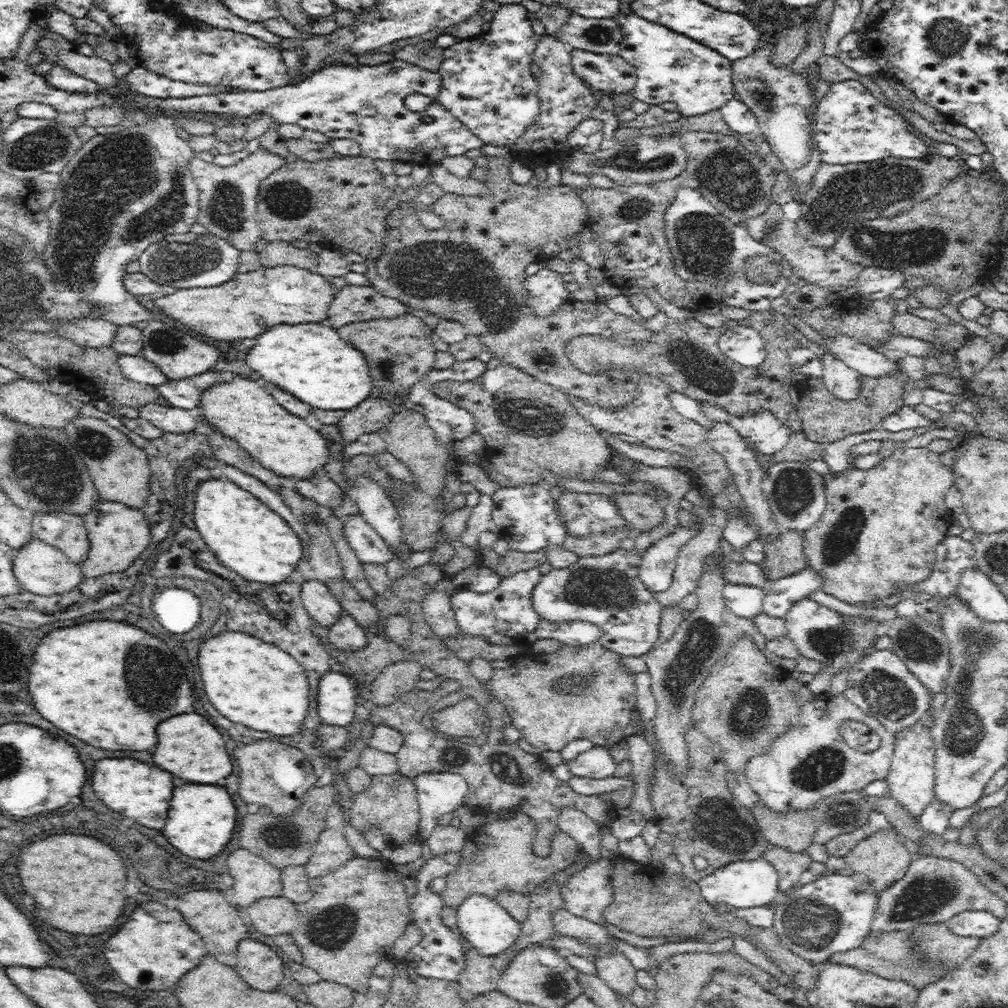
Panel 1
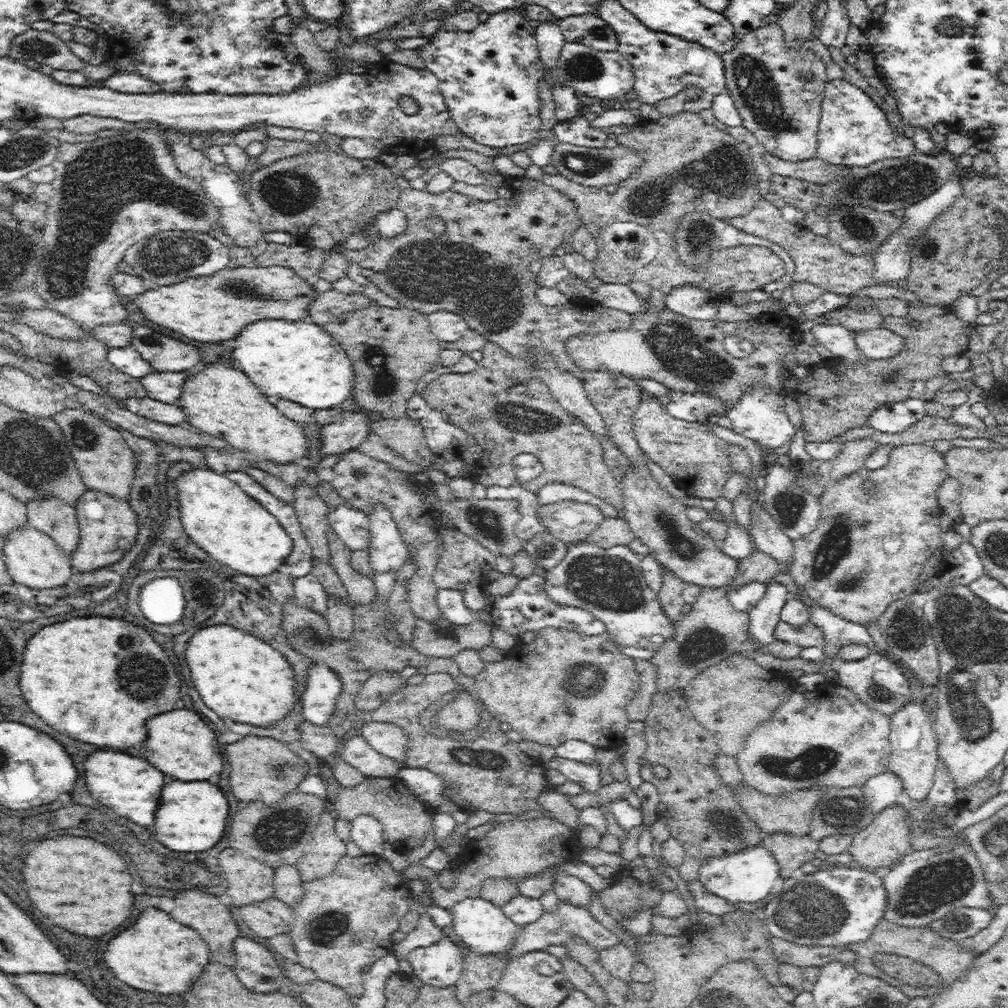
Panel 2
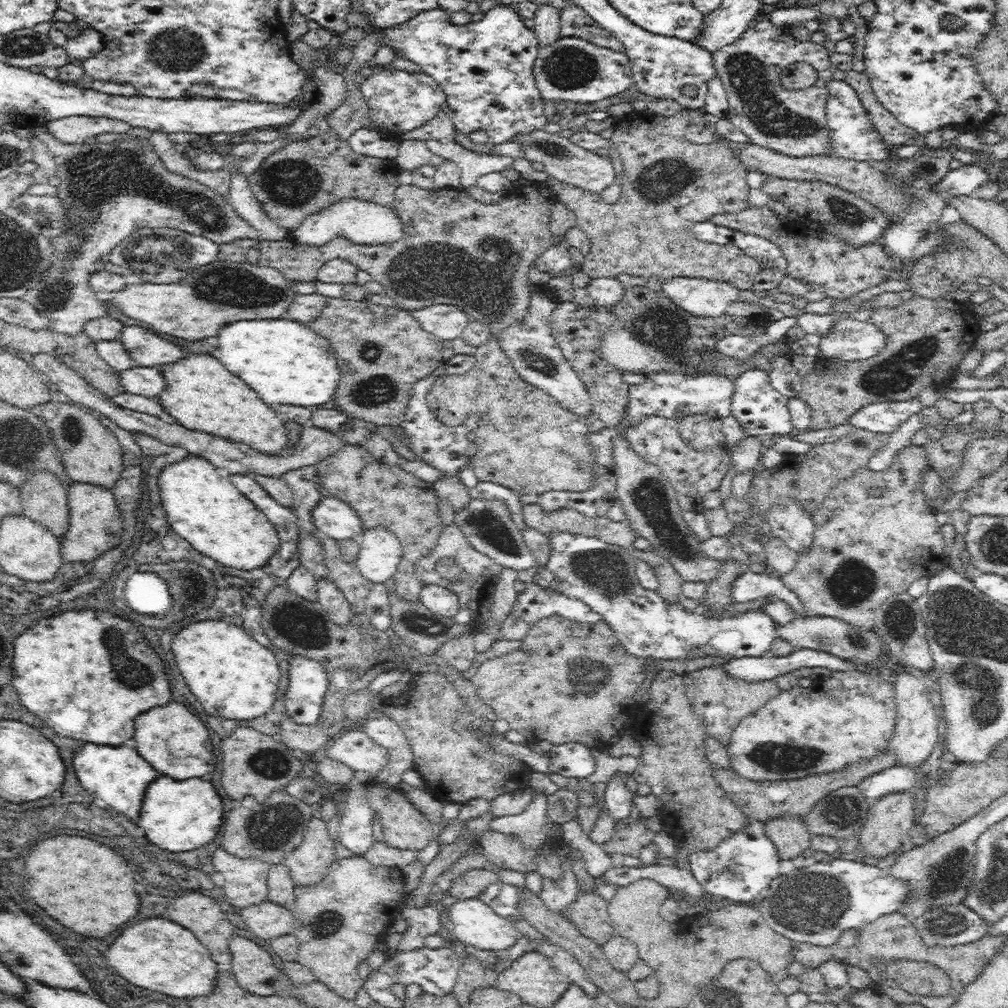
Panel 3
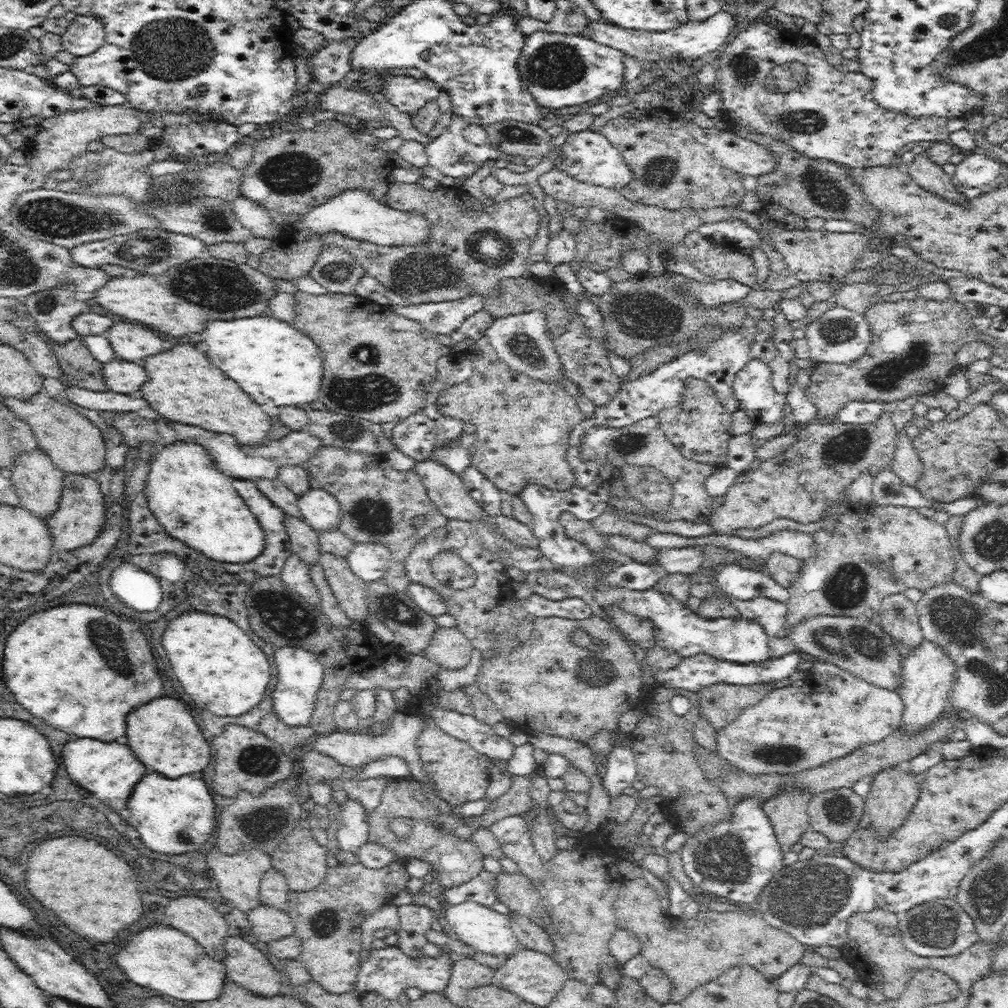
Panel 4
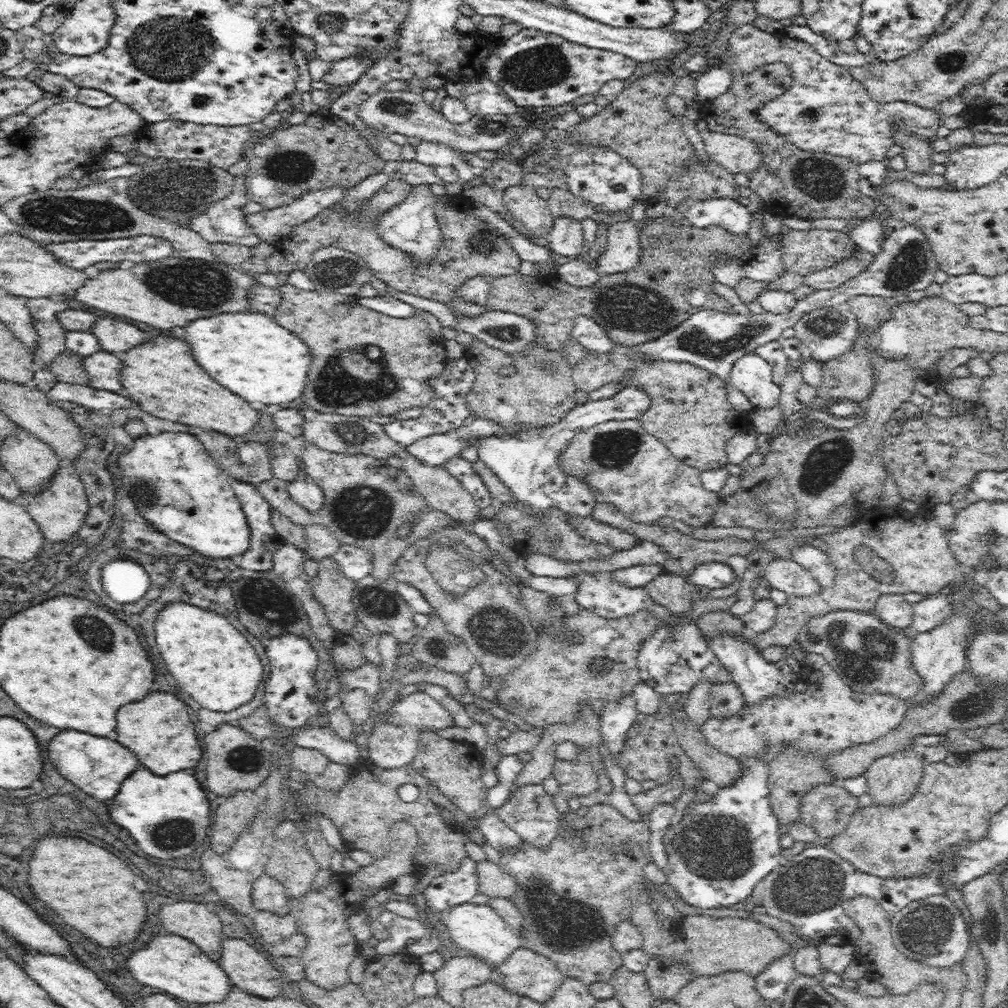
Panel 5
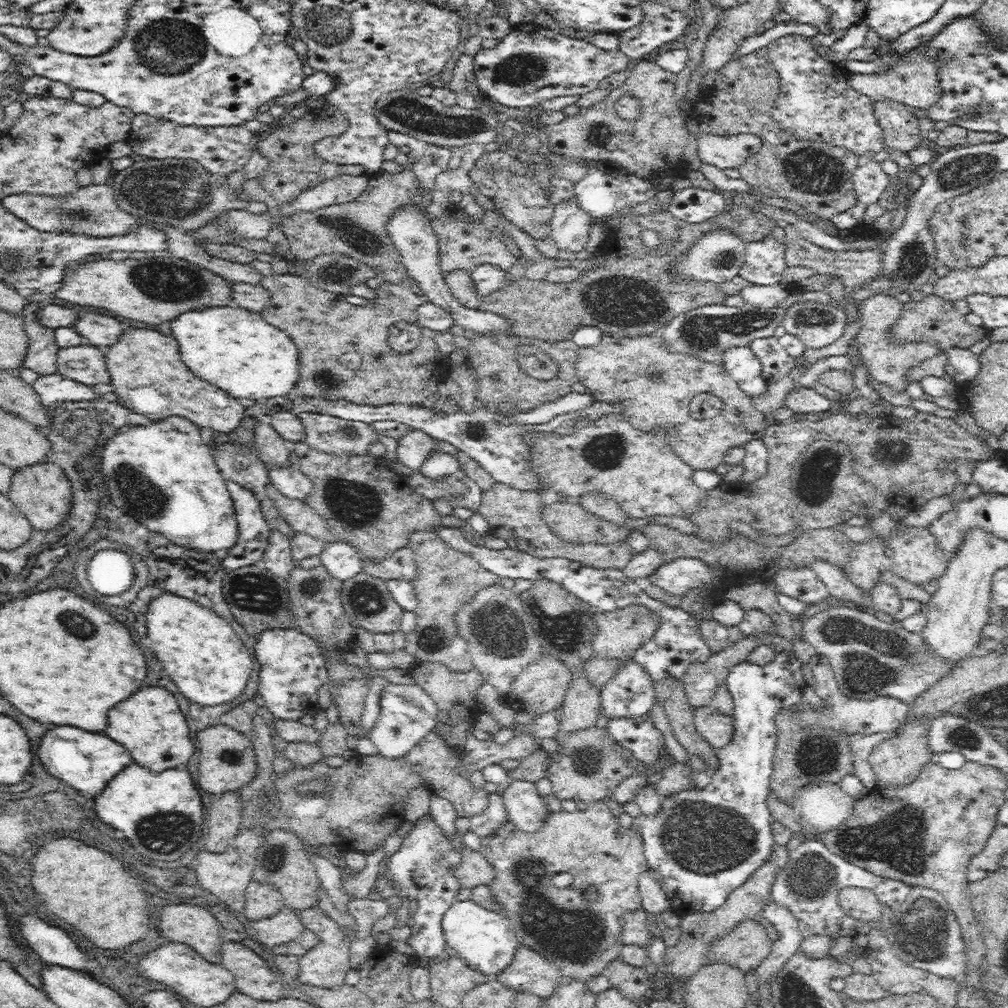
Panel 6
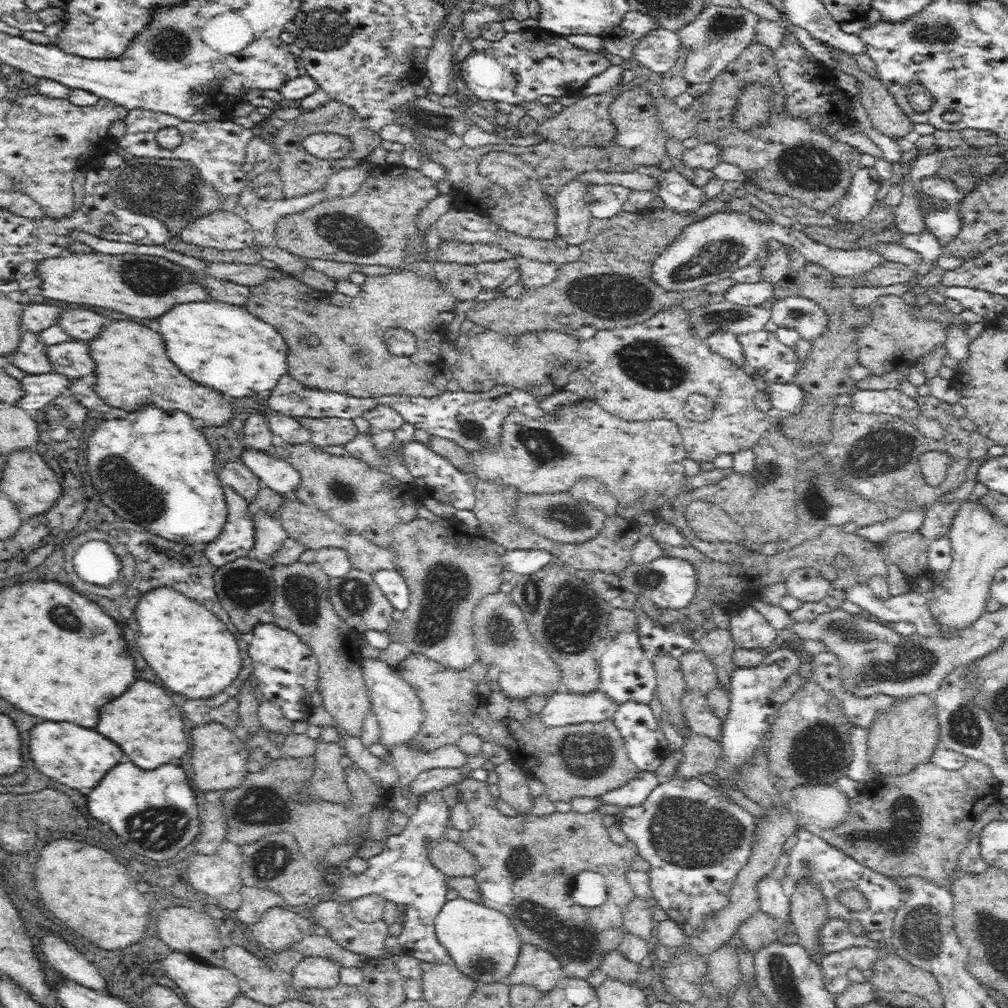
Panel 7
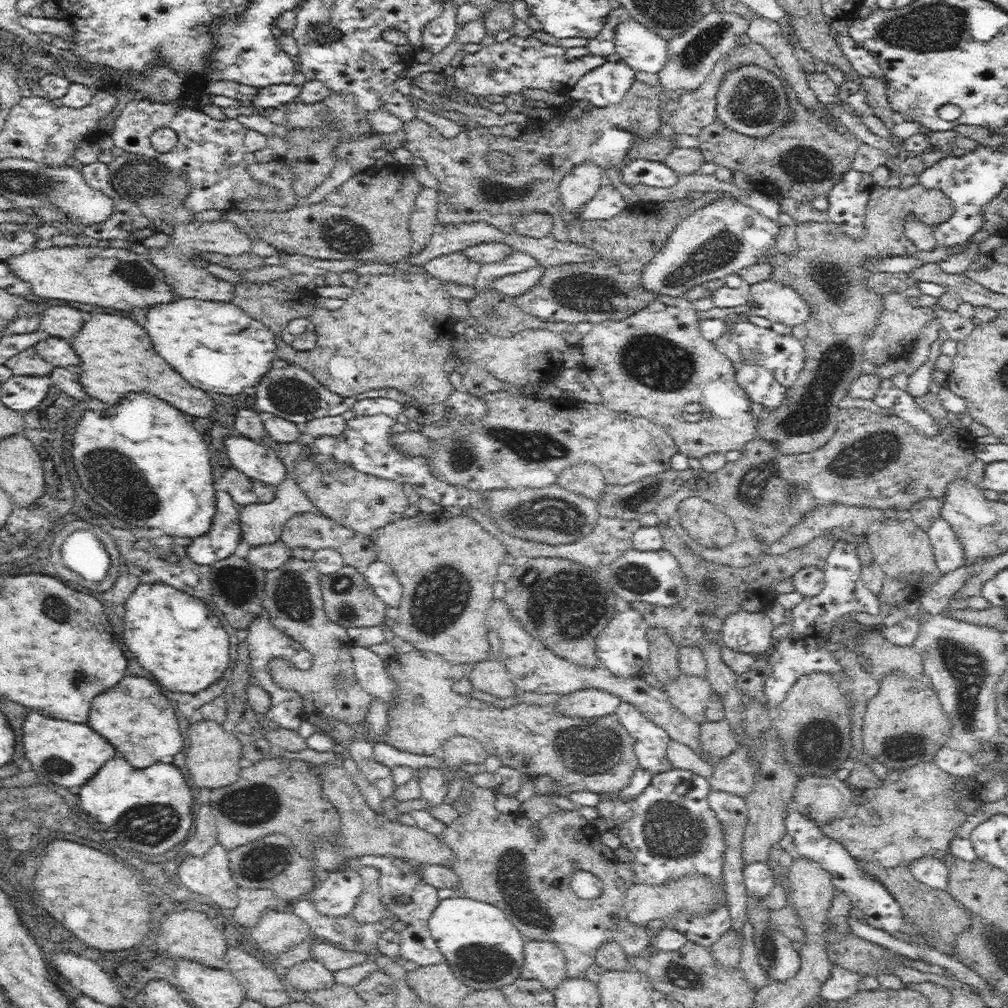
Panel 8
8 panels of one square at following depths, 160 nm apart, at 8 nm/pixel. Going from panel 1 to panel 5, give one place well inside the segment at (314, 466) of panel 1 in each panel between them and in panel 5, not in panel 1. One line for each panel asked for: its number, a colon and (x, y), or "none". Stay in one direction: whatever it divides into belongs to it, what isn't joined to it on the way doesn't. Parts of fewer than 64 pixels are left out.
2: (218, 400)
3: (200, 394)
4: (180, 384)
5: (161, 378)

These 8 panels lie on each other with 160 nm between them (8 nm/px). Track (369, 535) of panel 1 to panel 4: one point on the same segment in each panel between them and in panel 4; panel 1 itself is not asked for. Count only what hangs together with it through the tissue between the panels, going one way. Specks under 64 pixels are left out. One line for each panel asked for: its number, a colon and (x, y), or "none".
2: (351, 526)
3: (332, 517)
4: (318, 507)

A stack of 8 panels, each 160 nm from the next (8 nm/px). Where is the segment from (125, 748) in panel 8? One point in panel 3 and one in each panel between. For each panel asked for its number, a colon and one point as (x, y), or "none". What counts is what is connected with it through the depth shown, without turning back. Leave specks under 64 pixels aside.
3: (170, 737)
4: (162, 734)
5: (157, 727)
6: (150, 724)
7: (144, 721)

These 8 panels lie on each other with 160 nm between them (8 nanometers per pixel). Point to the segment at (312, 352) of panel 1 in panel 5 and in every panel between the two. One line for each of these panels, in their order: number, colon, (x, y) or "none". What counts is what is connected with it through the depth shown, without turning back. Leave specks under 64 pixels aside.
2: (294, 360)
3: (284, 361)
4: (269, 360)
5: (248, 353)

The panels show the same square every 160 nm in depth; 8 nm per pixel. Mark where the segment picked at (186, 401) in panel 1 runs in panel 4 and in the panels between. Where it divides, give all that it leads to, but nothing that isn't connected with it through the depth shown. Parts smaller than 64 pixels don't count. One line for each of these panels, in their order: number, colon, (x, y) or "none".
2: (165, 386)
3: (143, 380)
4: (118, 375)

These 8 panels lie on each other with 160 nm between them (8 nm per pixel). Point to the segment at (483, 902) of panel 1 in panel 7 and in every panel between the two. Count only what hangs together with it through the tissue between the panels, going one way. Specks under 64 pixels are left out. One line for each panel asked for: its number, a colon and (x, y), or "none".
2: (480, 924)
3: (473, 922)
4: (485, 930)
5: (476, 928)
6: (485, 940)
7: (483, 943)

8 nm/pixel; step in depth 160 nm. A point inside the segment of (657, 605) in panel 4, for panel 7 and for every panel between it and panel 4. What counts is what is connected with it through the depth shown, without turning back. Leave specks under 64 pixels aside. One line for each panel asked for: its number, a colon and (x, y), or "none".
5: (756, 680)
6: (704, 842)
7: (694, 843)

